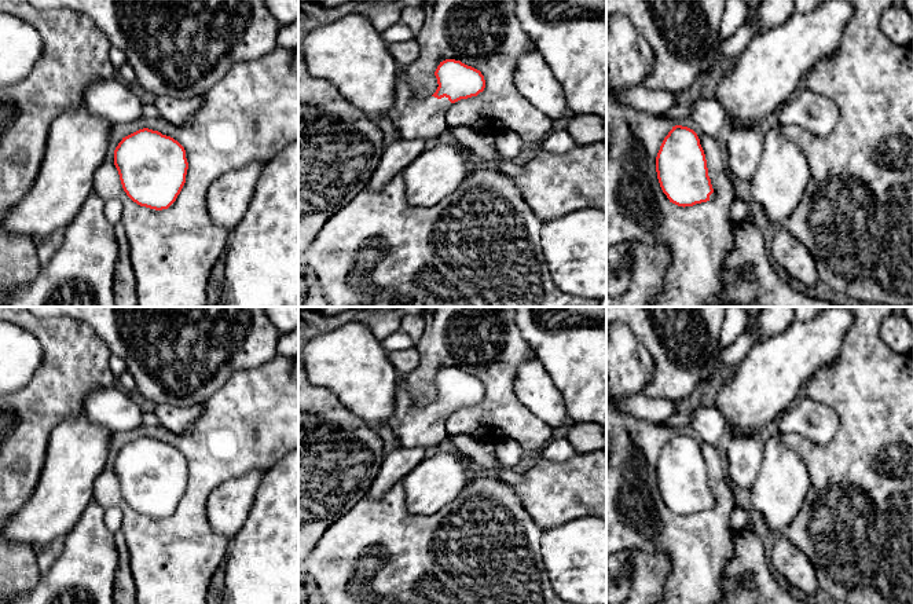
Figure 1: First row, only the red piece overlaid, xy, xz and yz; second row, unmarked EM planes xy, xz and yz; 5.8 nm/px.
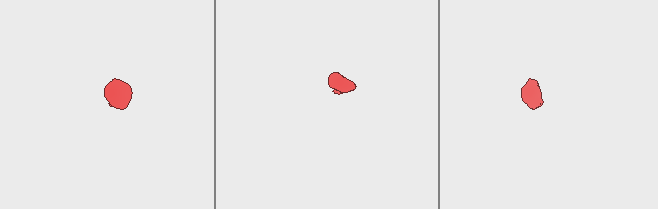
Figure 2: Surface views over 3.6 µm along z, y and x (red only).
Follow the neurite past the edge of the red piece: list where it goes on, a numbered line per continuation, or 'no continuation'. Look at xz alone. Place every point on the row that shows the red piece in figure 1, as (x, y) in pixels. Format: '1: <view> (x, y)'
1: xz (414, 119)

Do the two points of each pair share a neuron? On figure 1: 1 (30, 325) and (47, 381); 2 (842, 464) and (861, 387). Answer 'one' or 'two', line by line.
1: one
2: one

